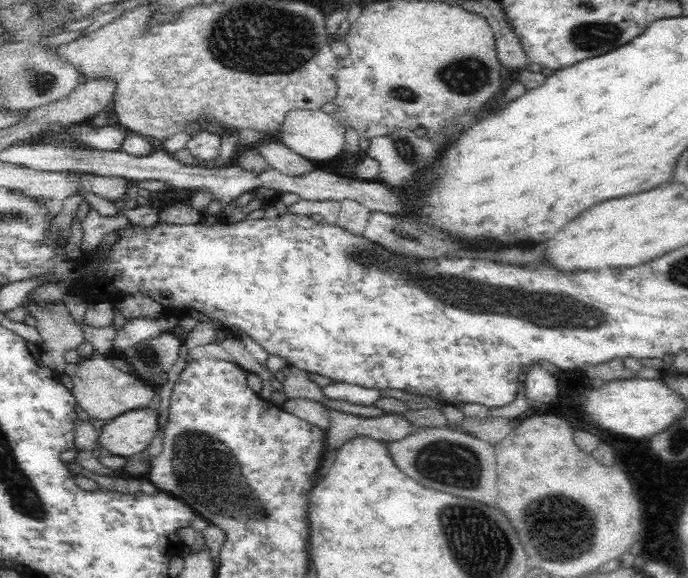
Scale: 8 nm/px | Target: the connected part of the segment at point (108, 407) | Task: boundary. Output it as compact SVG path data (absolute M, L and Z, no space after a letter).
M66 293L63 296L68 310L74 320L80 325L84 334L85 341L93 348L92 358L85 360L78 366L78 370L72 376L73 387L71 392L75 397L77 405L86 412L92 419L110 420L119 414L136 410L142 407L154 405L158 397L158 387L150 381L146 381L136 374L136 371L124 372L112 366L109 361L109 355L113 346L113 340L116 336L116 331L113 324L108 327L93 327L84 324L84 316L87 310L89 300L85 299L80 294Z

